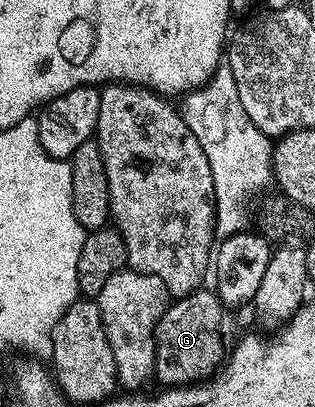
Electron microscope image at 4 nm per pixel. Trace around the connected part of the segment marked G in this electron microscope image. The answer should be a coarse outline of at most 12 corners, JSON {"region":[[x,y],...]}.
{"region":[[201,287],[156,324],[155,380],[206,381],[226,360],[225,306]]}

